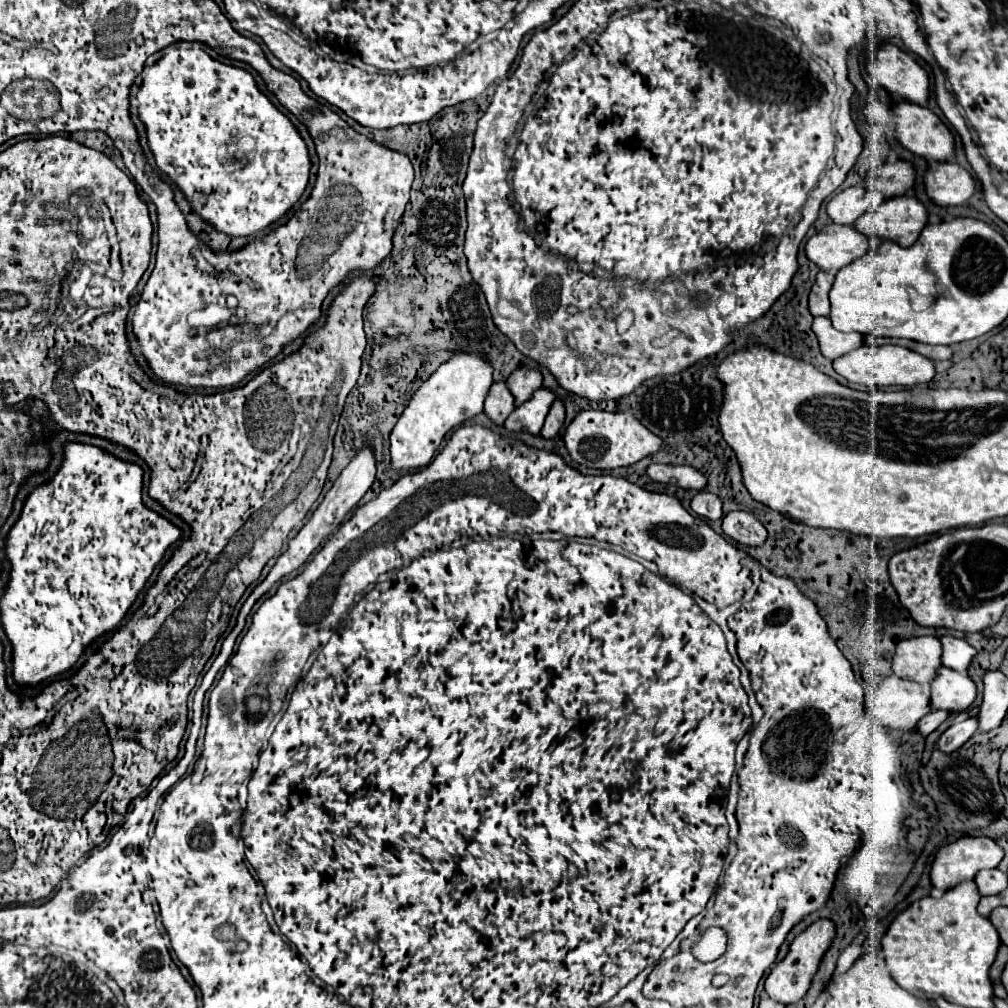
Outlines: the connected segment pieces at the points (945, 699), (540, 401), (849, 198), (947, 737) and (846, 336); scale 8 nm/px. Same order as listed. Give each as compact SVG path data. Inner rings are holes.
M941 668L939 678L931 682L931 706L935 710L949 710L953 714L967 710L975 696L975 682L963 672Z
M541 388L533 394L531 400L527 400L523 406L515 408L511 416L505 420L505 430L509 432L529 432L537 436L541 432L543 420L549 412L549 406L553 404L555 394L549 394L549 390Z
M857 184L833 196L831 202L827 204L827 214L837 224L853 224L861 214L877 208L883 200L885 200L883 194L867 190L865 186Z
M975 718L955 722L951 728L947 728L943 732L943 736L937 742L937 748L945 754L953 754L975 734L975 730L977 730L977 720Z
M817 316L813 320L813 332L819 338L819 346L823 356L829 360L835 360L859 346L863 346L863 334L859 332L839 332L833 328L831 320L827 316Z

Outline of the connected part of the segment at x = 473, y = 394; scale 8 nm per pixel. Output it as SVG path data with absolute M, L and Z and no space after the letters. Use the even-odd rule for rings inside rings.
M459 352L445 364L441 364L437 372L433 372L431 378L423 382L421 388L413 394L391 432L391 468L397 472L407 468L425 468L433 460L439 444L449 430L483 412L485 396L493 384L491 372L493 368L479 354Z

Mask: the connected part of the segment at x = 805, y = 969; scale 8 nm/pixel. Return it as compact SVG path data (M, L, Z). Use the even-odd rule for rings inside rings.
M817 920L809 928L805 928L791 942L791 948L789 948L789 954L785 956L785 960L775 964L771 974L767 976L765 992L769 994L769 998L775 1000L775 1002L781 1002L785 1006L797 1004L799 1000L803 1000L807 990L811 988L811 982L813 982L813 978L815 978L815 974L819 970L819 964L821 964L825 952L829 950L833 938L835 938L835 924L831 920Z

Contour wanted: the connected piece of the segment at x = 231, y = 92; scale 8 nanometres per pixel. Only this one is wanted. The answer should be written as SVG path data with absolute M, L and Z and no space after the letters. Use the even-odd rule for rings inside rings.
M181 42L181 44L171 44L165 46L163 50L159 50L157 60L151 64L145 64L143 72L143 82L139 86L137 96L131 96L131 108L137 108L141 122L145 124L147 130L147 144L149 150L157 162L157 168L161 172L165 172L183 192L185 200L191 204L193 212L197 216L203 218L203 222L207 222L209 226L213 226L217 232L229 236L229 238L257 238L259 232L263 232L267 226L271 226L273 222L277 222L281 216L287 214L289 208L293 208L297 204L297 200L303 196L307 184L309 184L309 176L311 176L311 156L309 156L309 148L305 144L305 140L301 138L297 126L283 114L279 112L279 108L259 90L255 78L251 76L251 72L247 72L245 68L239 66L231 66L231 64L223 64L219 60L213 60L199 44L193 42Z

